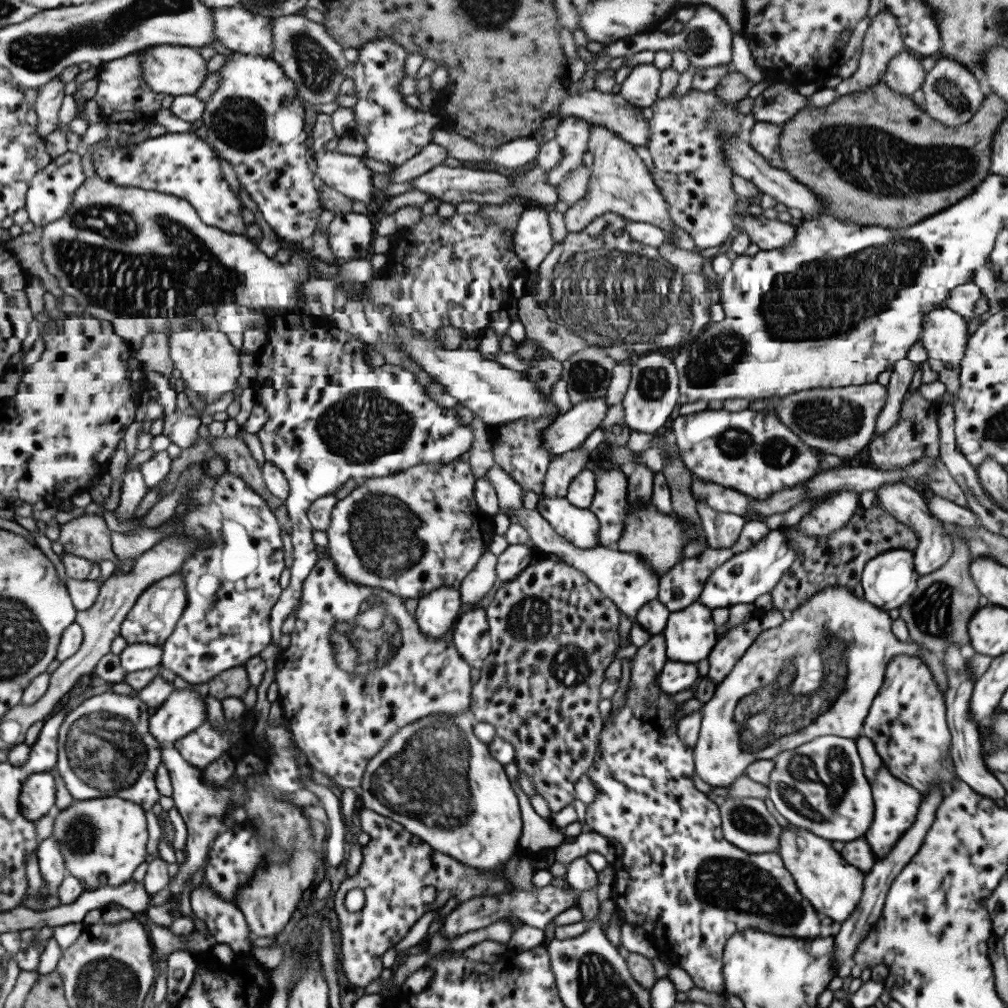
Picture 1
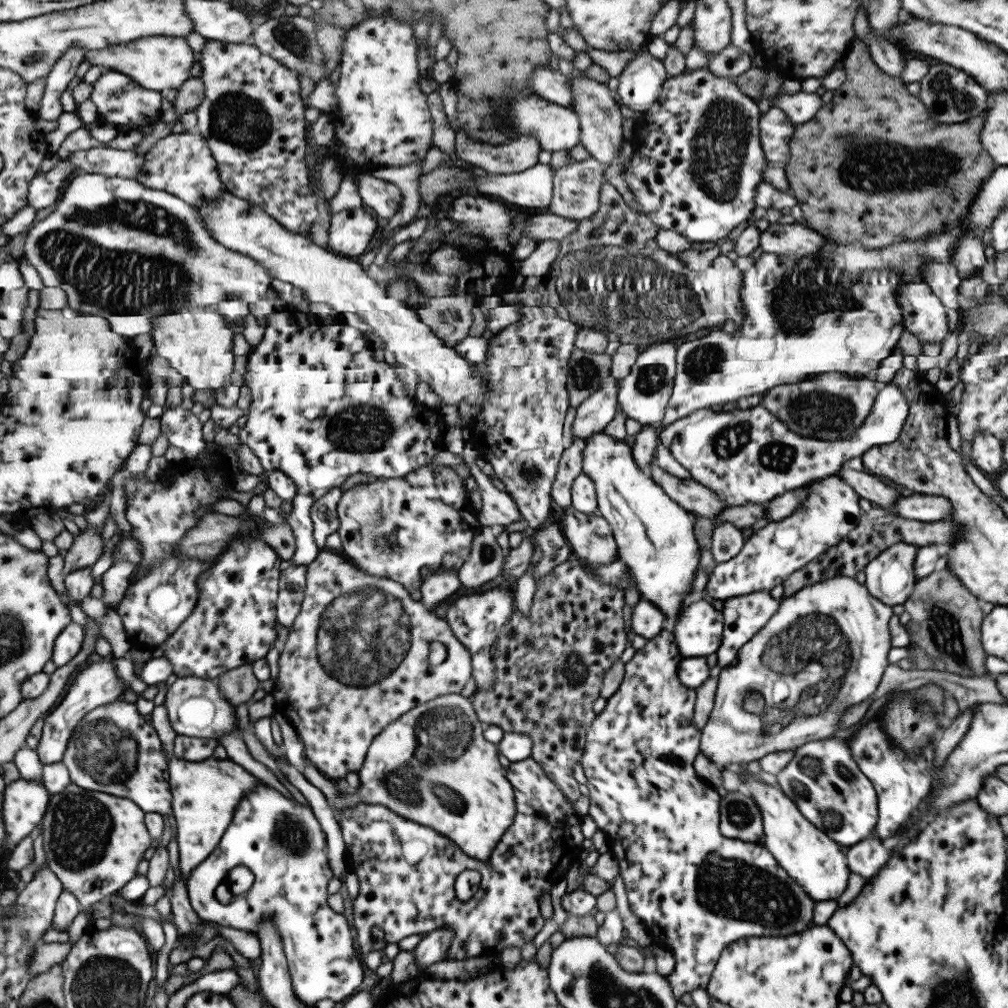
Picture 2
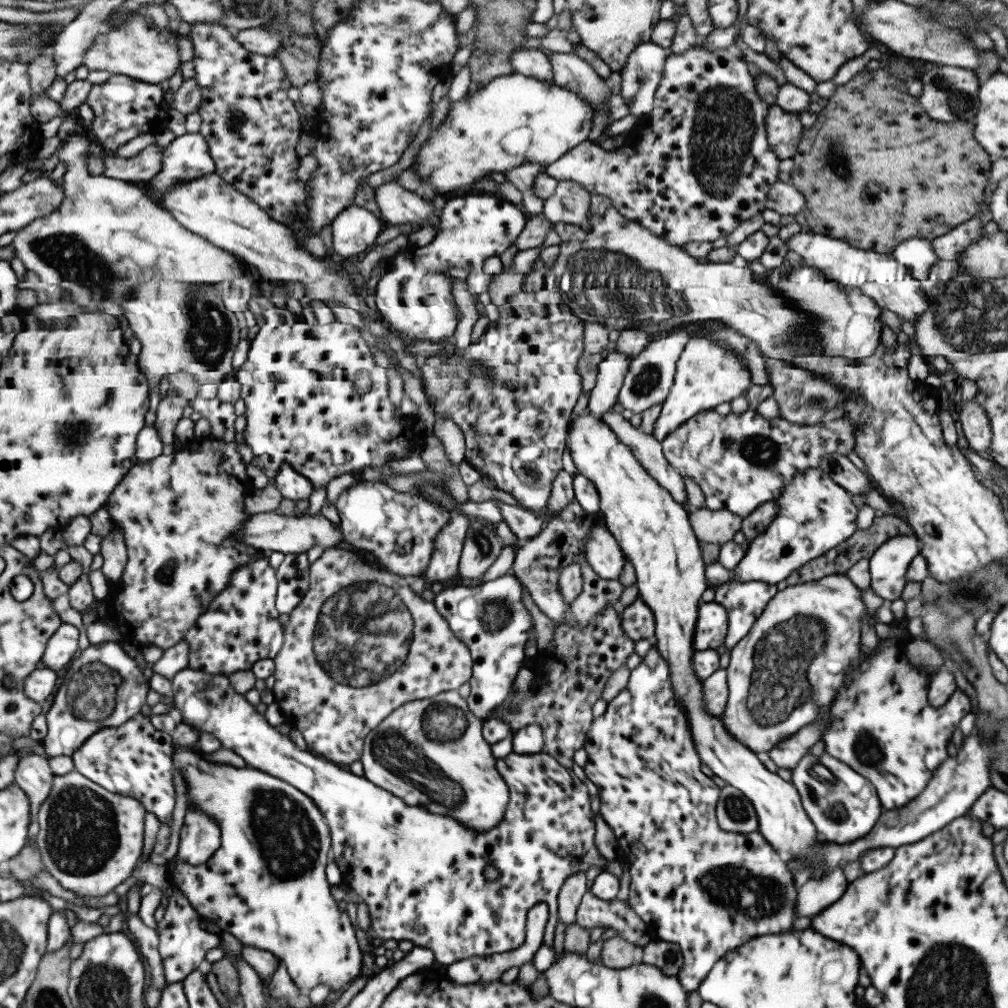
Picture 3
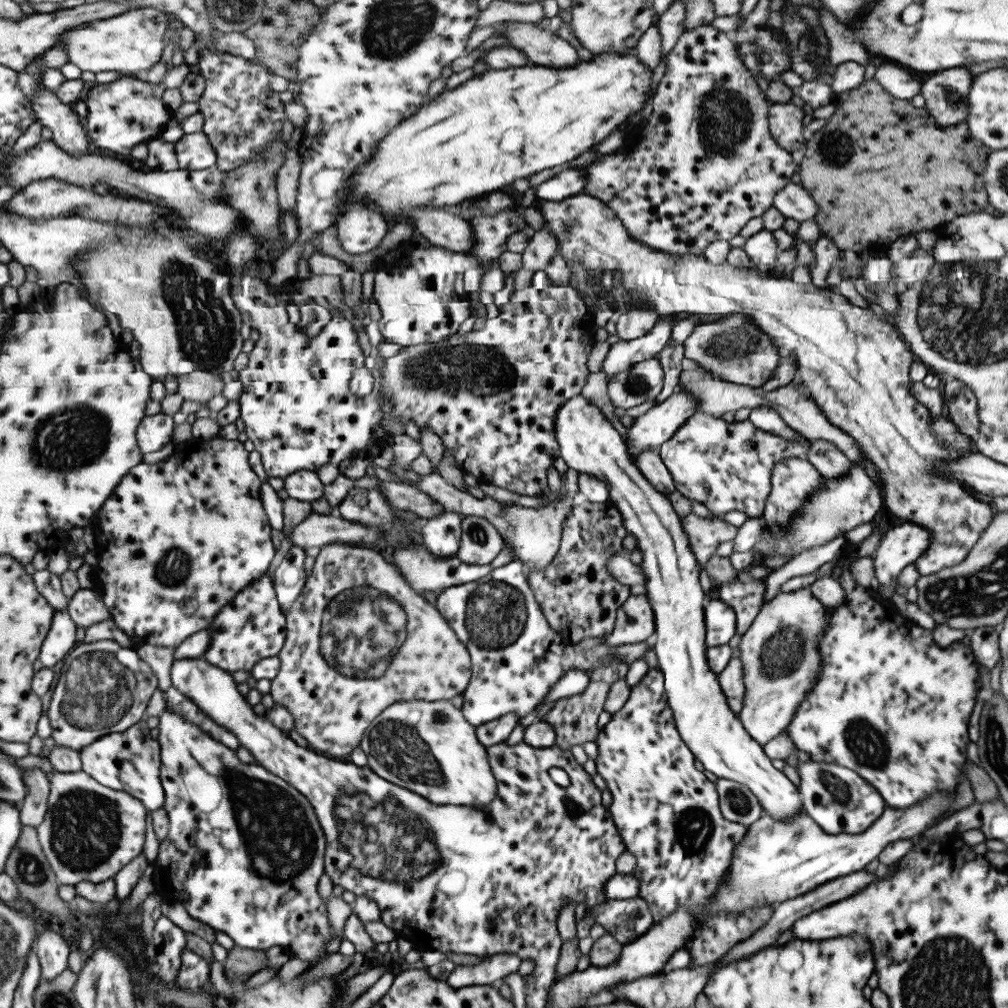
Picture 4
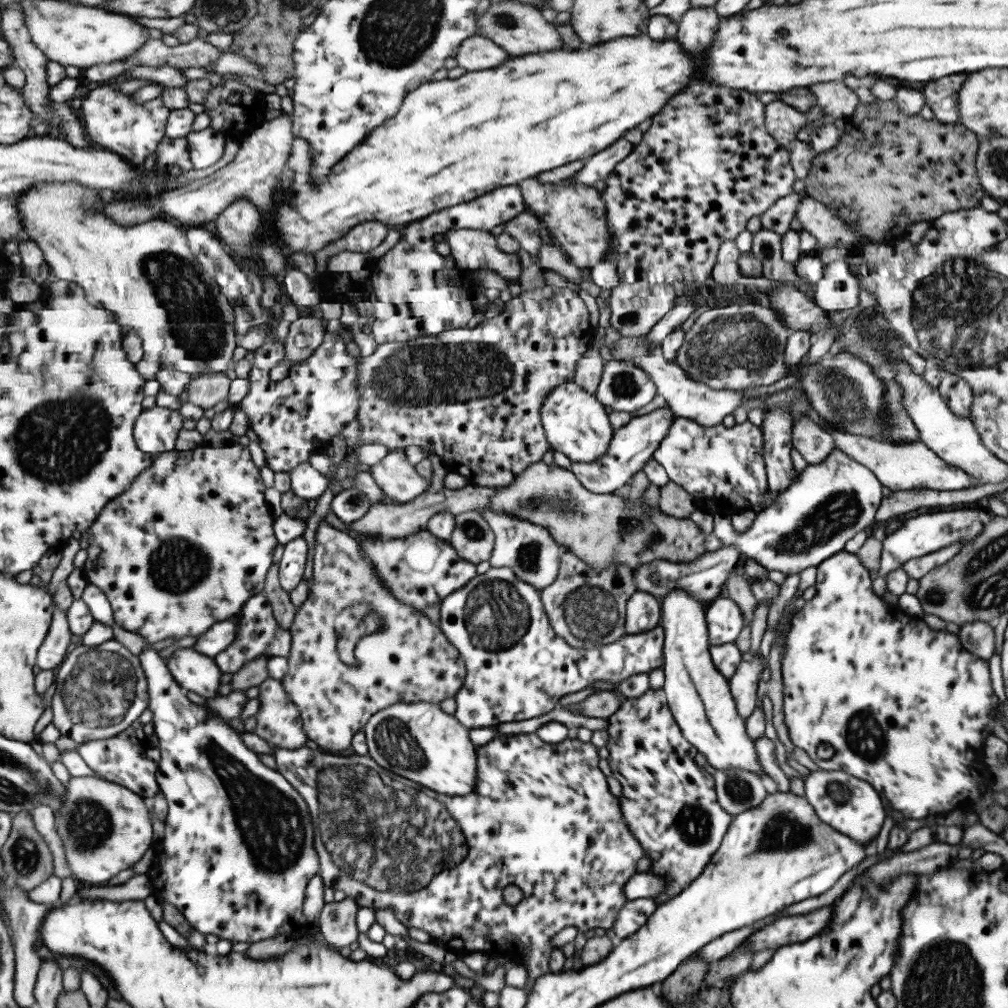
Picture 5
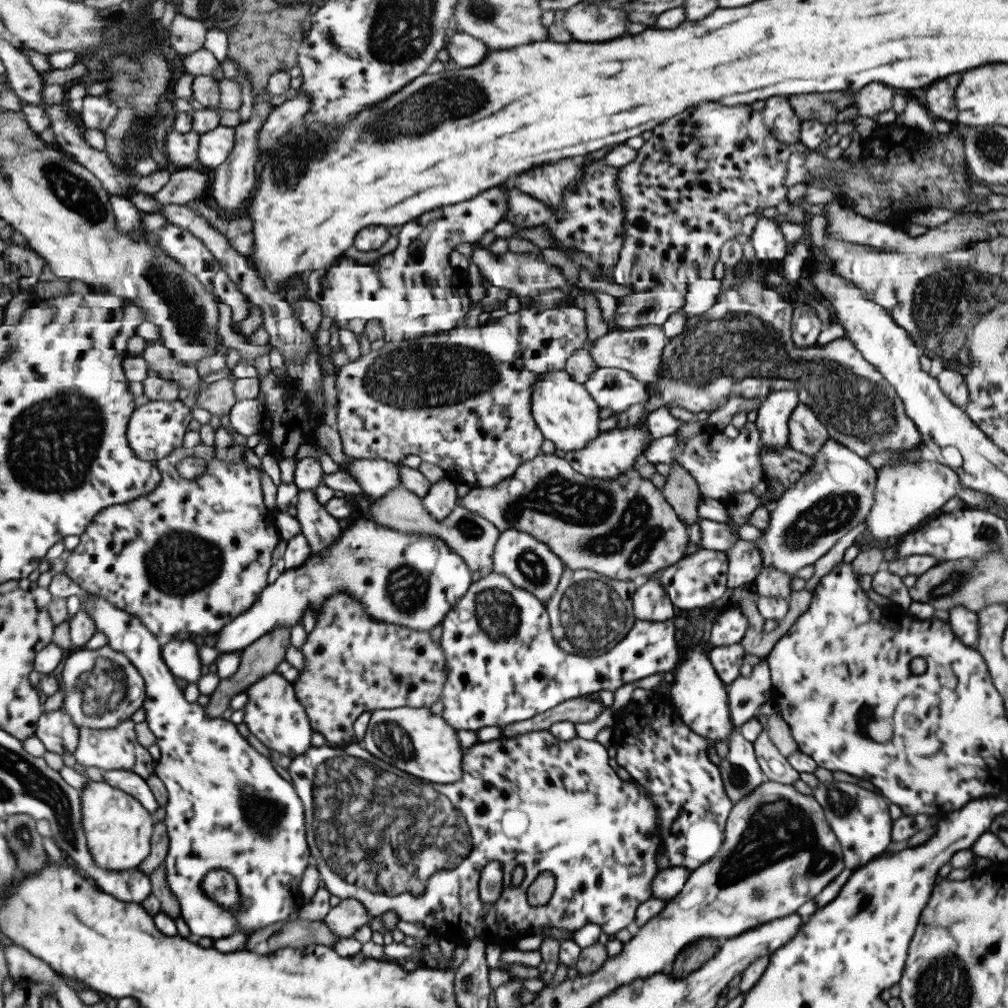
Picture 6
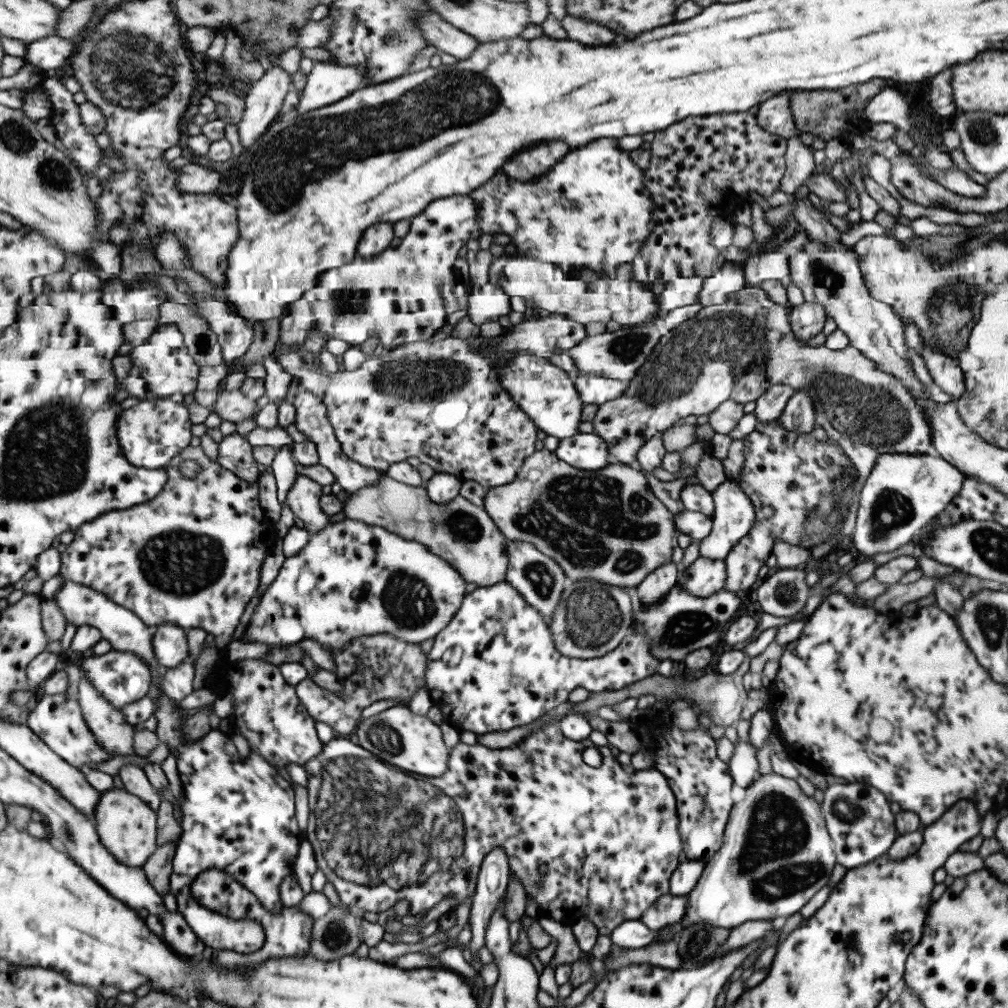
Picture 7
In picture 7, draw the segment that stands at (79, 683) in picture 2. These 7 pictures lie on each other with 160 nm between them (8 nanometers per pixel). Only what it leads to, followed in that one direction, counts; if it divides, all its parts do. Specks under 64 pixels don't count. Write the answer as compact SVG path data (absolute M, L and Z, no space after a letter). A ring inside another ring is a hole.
M110 650L101 656L88 657L80 665L80 676L85 677L115 708L120 711L125 704L145 699L152 680L149 665L136 654Z

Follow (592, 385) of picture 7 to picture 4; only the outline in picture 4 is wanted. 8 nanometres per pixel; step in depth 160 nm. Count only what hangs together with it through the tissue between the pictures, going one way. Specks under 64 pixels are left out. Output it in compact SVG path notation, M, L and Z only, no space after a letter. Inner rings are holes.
M659 356L633 364L626 374L619 372L606 384L611 405L618 412L641 403L649 405L659 395L664 384L664 373Z

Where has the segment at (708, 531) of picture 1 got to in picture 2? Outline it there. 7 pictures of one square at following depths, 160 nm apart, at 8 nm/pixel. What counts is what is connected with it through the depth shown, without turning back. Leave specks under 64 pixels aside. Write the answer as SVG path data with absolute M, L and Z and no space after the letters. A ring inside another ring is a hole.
M732 522L715 524L711 535L710 552L715 563L727 562L743 546L746 533L732 525Z

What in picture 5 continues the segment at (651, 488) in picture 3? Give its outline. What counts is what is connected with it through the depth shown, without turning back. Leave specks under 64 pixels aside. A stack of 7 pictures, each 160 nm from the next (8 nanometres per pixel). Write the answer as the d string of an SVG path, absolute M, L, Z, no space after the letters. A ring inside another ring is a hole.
M573 382L555 386L545 396L539 409L540 423L548 445L553 451L563 454L572 464L595 462L601 454L605 454L613 434L607 415L608 410L601 406L594 396L587 394ZM673 590L659 598L660 622L663 627L662 655L665 693L670 713L683 738L717 770L743 769L767 780L756 759L753 740L744 729L744 719L736 711L728 682L713 666L708 651L705 608L684 590Z

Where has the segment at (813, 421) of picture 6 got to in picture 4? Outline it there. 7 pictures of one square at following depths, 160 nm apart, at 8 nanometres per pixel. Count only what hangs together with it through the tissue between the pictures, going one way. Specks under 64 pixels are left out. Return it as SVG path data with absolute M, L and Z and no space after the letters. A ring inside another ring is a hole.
M812 439L804 461L809 462L817 473L828 479L836 479L849 472L852 463L840 450L823 439Z

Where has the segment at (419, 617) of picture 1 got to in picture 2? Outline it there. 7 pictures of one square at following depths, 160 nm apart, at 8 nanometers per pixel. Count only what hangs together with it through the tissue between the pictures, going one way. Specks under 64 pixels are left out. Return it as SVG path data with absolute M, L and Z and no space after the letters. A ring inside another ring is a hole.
M437 571L424 576L418 590L421 606L432 612L439 604L447 602L459 588L462 588L455 571Z

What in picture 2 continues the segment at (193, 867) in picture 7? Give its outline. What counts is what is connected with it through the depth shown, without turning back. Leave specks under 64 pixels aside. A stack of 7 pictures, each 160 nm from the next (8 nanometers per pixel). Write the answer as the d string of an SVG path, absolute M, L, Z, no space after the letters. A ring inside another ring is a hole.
M257 785L235 806L231 821L217 847L189 872L185 883L191 908L202 920L255 935L260 922L268 918L281 939L292 989L302 1003L312 1007L322 998L329 998L339 1006L345 998L355 993L363 976L363 962L354 949L347 919L327 905L325 889L333 878L333 872L323 854L323 848L326 848L323 835L321 825L315 820L309 806L291 802L269 785ZM235 866L245 866L253 874L253 884L245 894L232 896L227 904L221 904L213 892L219 884L226 882L227 872Z

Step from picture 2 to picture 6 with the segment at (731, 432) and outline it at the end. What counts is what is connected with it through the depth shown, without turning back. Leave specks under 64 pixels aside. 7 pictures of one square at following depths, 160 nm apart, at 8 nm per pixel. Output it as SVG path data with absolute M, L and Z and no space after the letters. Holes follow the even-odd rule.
M746 422L733 439L725 437L720 431L709 435L702 430L689 440L682 440L672 434L649 441L642 452L642 462L651 467L667 464L667 466L683 468L695 479L698 484L698 493L705 498L719 500L736 492L750 492L752 488L757 488L763 493L766 488L766 479L762 476L763 467L761 467L758 453L759 440L760 434L754 422Z

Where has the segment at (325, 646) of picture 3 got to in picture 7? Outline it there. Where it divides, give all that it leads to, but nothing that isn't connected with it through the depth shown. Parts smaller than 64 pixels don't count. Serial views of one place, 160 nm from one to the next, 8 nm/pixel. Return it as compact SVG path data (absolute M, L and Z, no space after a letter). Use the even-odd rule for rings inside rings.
M299 475L294 478L293 484L288 488L285 503L295 517L302 520L303 527L309 535L320 531L329 523L326 514L321 512L319 506L319 495L321 485L314 480ZM390 634L358 636L344 644L341 650L327 650L335 662L333 673L342 684L340 692L325 690L313 684L309 678L303 679L294 687L297 698L315 722L328 724L337 737L349 737L360 720L364 707L385 700L399 698L408 704L411 696L424 684L424 662L426 654L419 649L417 642L403 642Z

